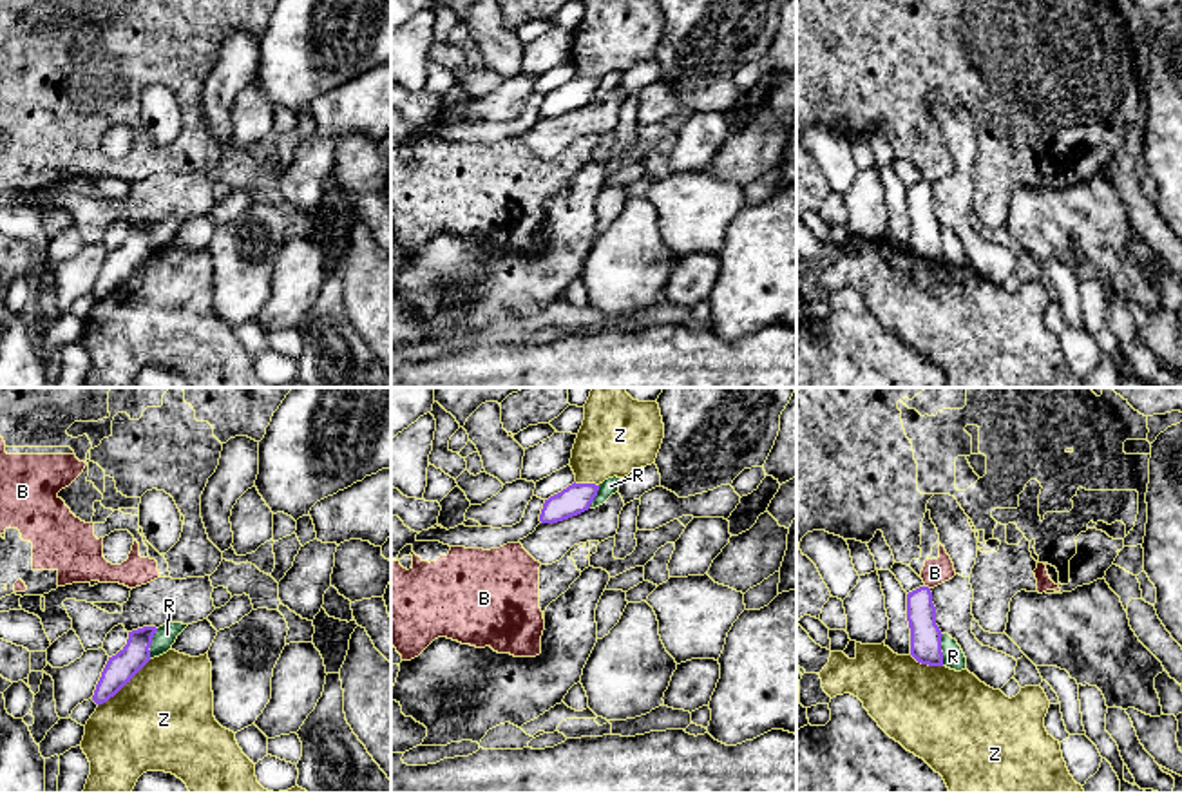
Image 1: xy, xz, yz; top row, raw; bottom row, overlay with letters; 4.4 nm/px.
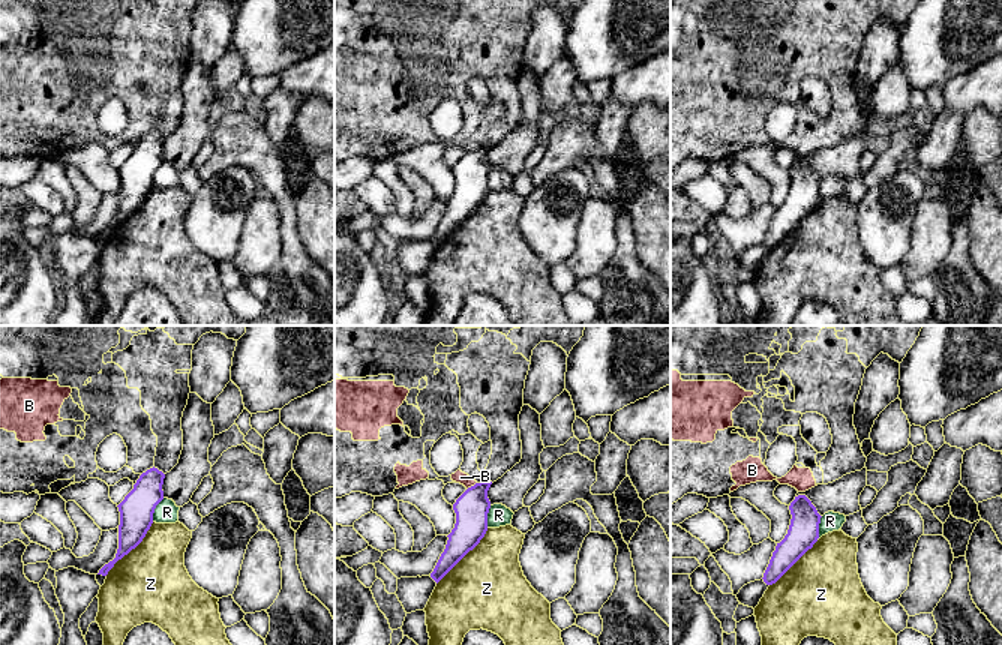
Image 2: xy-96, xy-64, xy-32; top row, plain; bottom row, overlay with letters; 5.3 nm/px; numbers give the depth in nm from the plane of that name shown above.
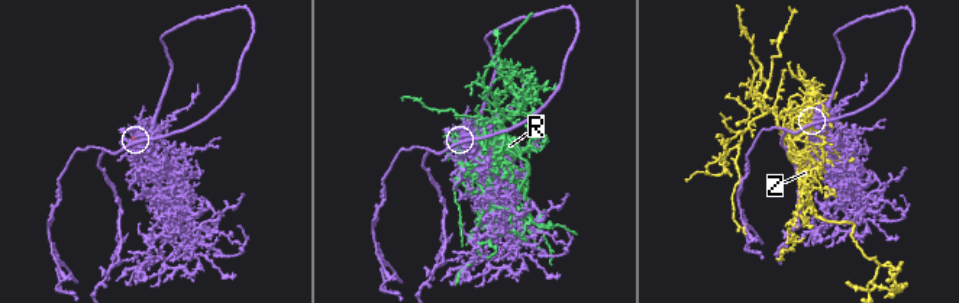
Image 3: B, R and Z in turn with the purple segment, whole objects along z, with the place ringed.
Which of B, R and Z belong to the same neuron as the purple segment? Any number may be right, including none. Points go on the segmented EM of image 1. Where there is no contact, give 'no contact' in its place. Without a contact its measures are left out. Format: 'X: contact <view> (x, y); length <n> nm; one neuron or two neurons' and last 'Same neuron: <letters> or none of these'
B: contact yz (927, 587); length 30 nm; two neurons
R: contact yz (940, 650); length 140 nm; two neurons
Z: contact xy (123, 685); length 320 nm; two neurons
Same neuron: none of these

